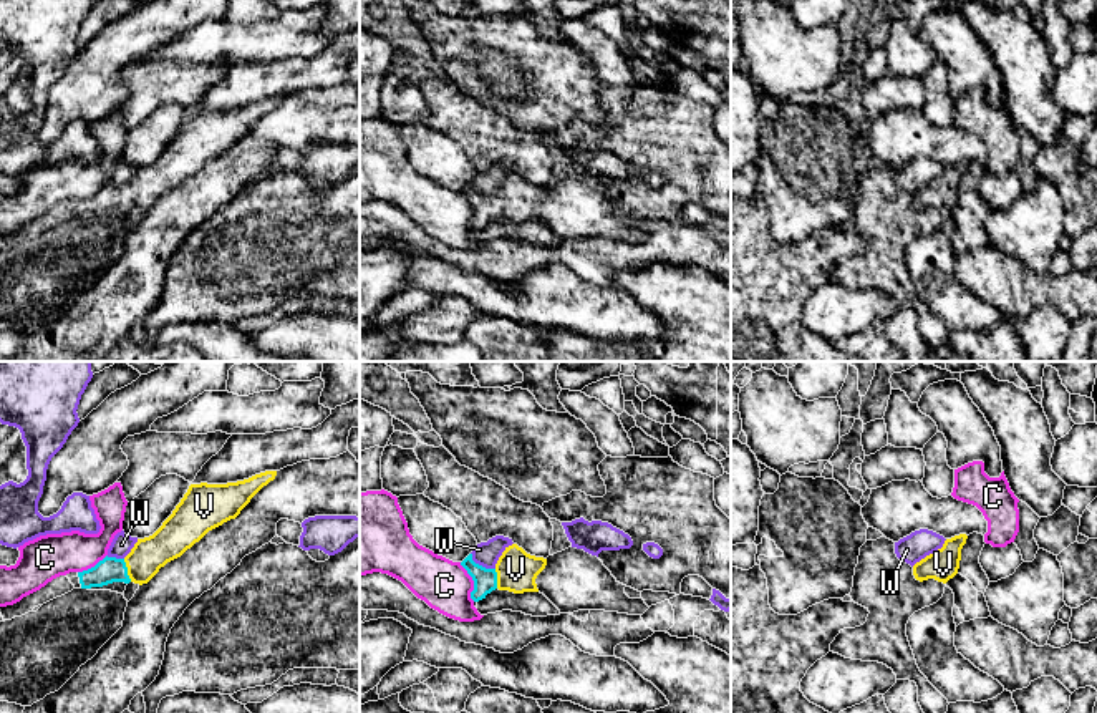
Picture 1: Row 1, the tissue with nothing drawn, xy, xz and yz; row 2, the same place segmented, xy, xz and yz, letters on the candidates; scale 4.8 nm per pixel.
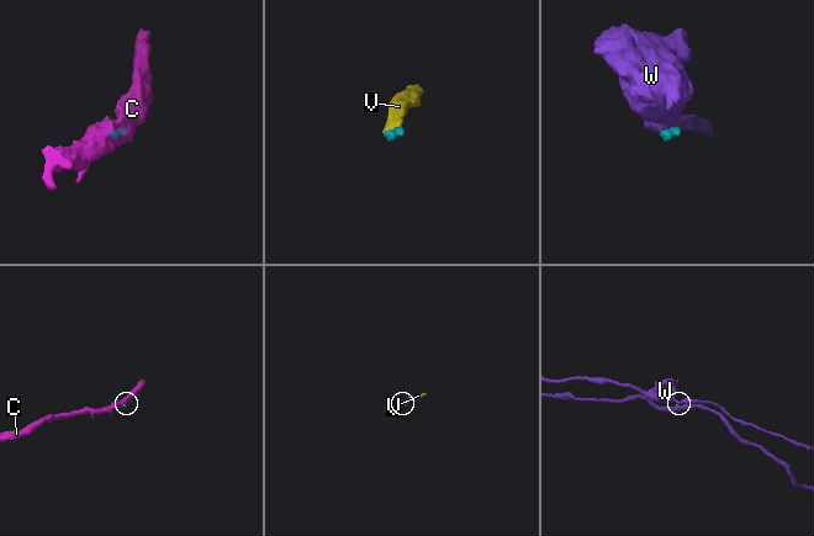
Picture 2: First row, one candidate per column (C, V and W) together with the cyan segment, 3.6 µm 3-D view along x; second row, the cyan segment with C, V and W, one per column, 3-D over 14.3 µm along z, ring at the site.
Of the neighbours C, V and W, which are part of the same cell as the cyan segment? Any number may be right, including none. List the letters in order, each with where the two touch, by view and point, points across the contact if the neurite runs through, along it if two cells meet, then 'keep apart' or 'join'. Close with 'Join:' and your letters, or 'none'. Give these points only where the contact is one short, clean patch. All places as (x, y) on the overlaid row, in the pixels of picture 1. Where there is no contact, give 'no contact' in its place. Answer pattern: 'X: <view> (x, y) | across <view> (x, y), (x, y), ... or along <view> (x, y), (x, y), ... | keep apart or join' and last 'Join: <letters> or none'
C: xz (474, 582) | along xz (459, 562), (473, 581), (471, 597), (474, 601) | keep apart
V: xy (126, 571) | across xy (110, 569), (126, 571), (136, 567), (168, 543) | join
W: xz (481, 566) | along xz (471, 552), (476, 562), (494, 569) | keep apart
Join: V

